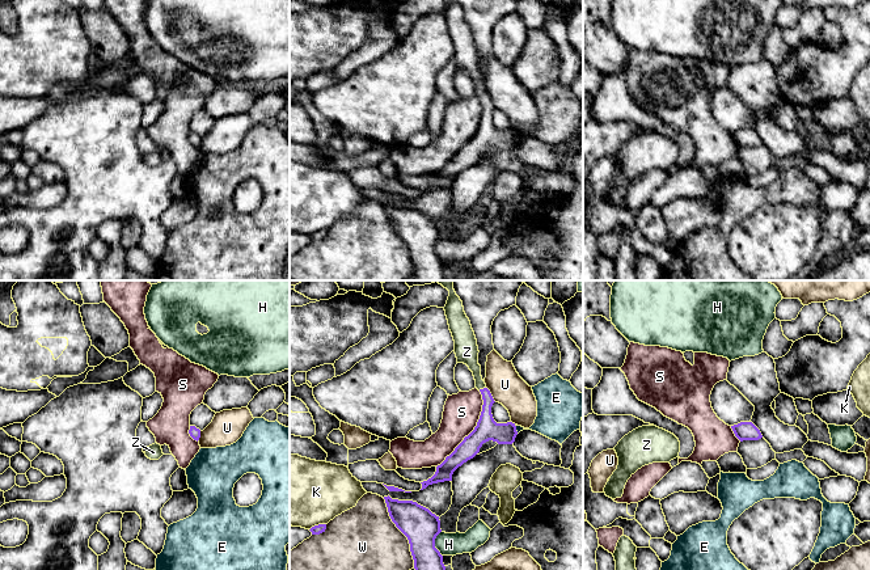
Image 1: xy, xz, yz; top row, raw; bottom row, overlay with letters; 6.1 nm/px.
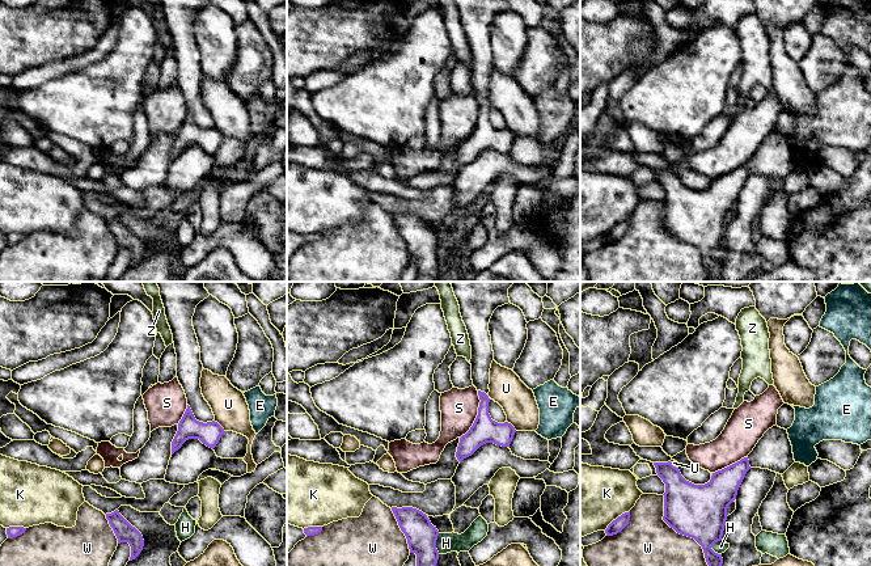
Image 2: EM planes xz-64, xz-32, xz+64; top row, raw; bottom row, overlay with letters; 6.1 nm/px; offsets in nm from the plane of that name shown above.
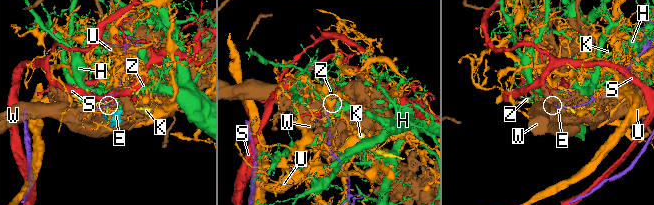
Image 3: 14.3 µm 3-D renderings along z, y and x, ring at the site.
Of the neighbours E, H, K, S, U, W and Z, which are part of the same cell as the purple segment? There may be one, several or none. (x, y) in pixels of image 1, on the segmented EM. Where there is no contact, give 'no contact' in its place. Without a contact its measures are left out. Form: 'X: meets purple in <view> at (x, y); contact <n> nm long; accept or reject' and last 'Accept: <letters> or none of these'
E: meets purple in xz at (515, 429); contact 60 nm long; reject
H: meets purple in xz at (434, 544); contact 160 nm long; reject
K: meets purple in xz at (319, 524); contact 110 nm long; reject
S: meets purple in xz at (474, 429); contact 550 nm long; reject
U: meets purple in xz at (490, 395); contact 110 nm long; reject
W: meets purple in xz at (401, 531); contact 460 nm long; reject
Z: meets purple in xz at (481, 389); contact 50 nm long; accept
Accept: Z

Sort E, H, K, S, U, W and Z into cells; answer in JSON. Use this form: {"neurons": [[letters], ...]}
{"neurons": [["E", "W"], ["H"], ["K"], ["S"], ["U"], ["Z"]]}

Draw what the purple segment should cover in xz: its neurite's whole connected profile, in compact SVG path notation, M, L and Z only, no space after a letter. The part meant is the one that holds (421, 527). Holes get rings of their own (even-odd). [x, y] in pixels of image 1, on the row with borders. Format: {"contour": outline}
{"contour": "M384 497L389 516L396 527L407 537L415 570L445 570L443 556L435 548L435 539L442 532L439 516L413 501Z"}

